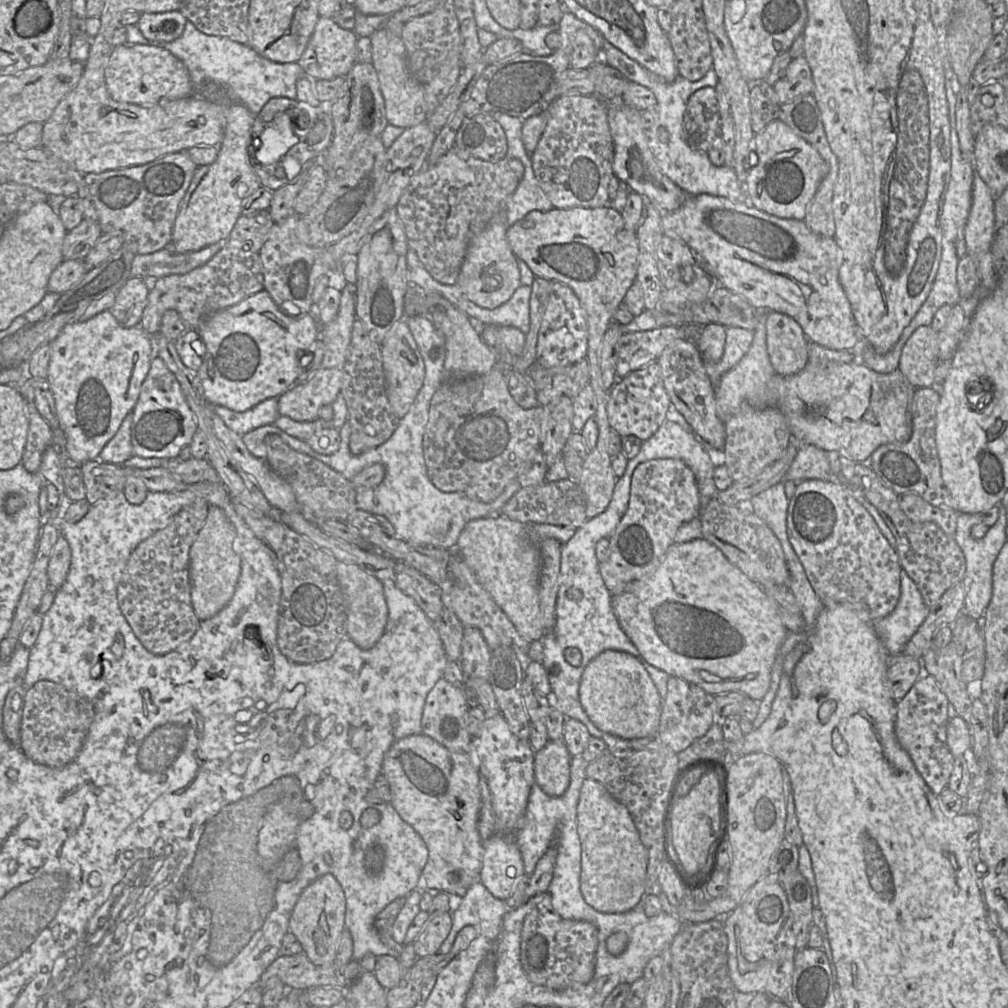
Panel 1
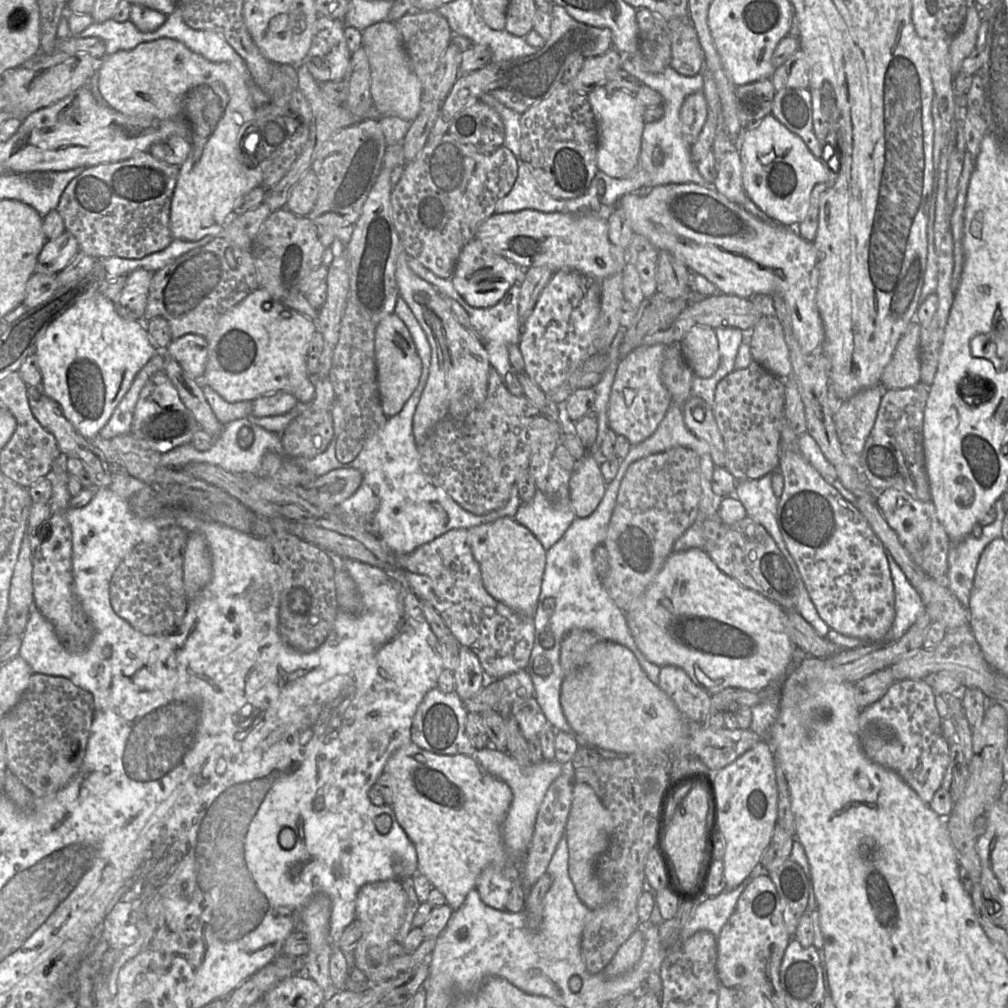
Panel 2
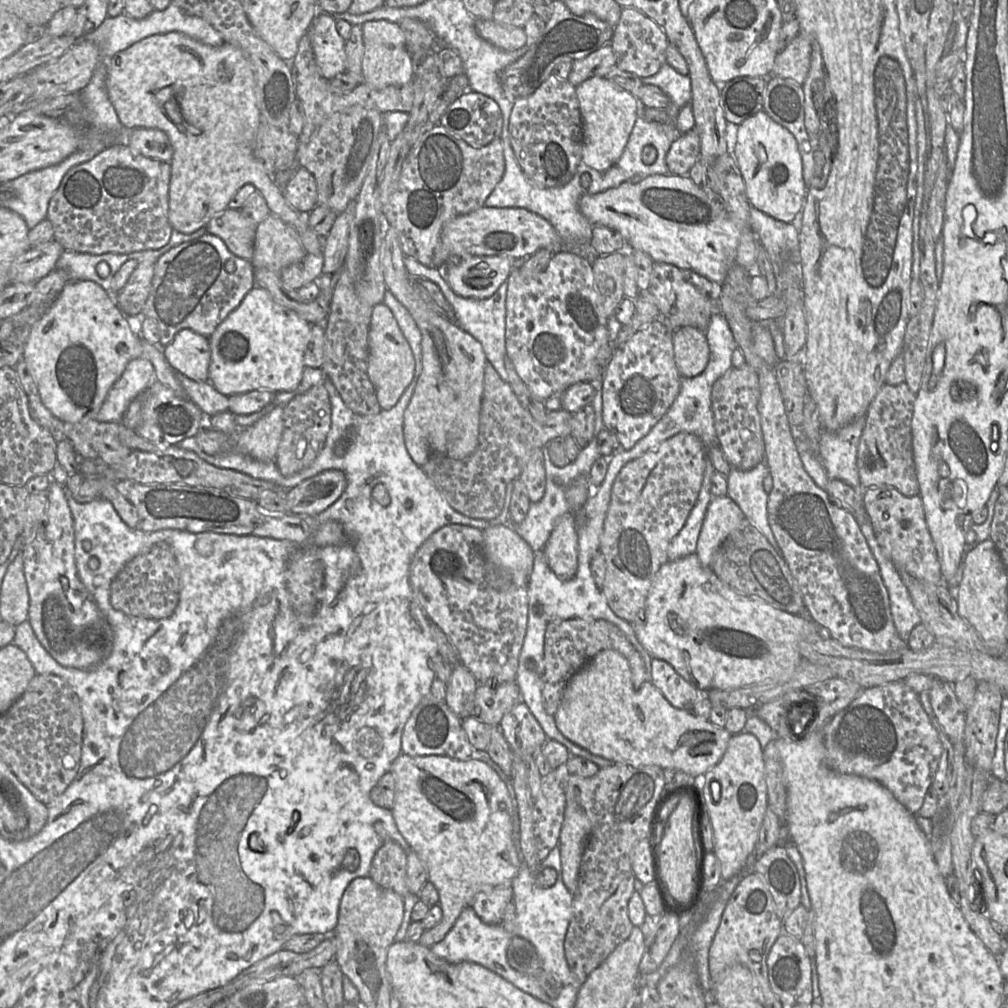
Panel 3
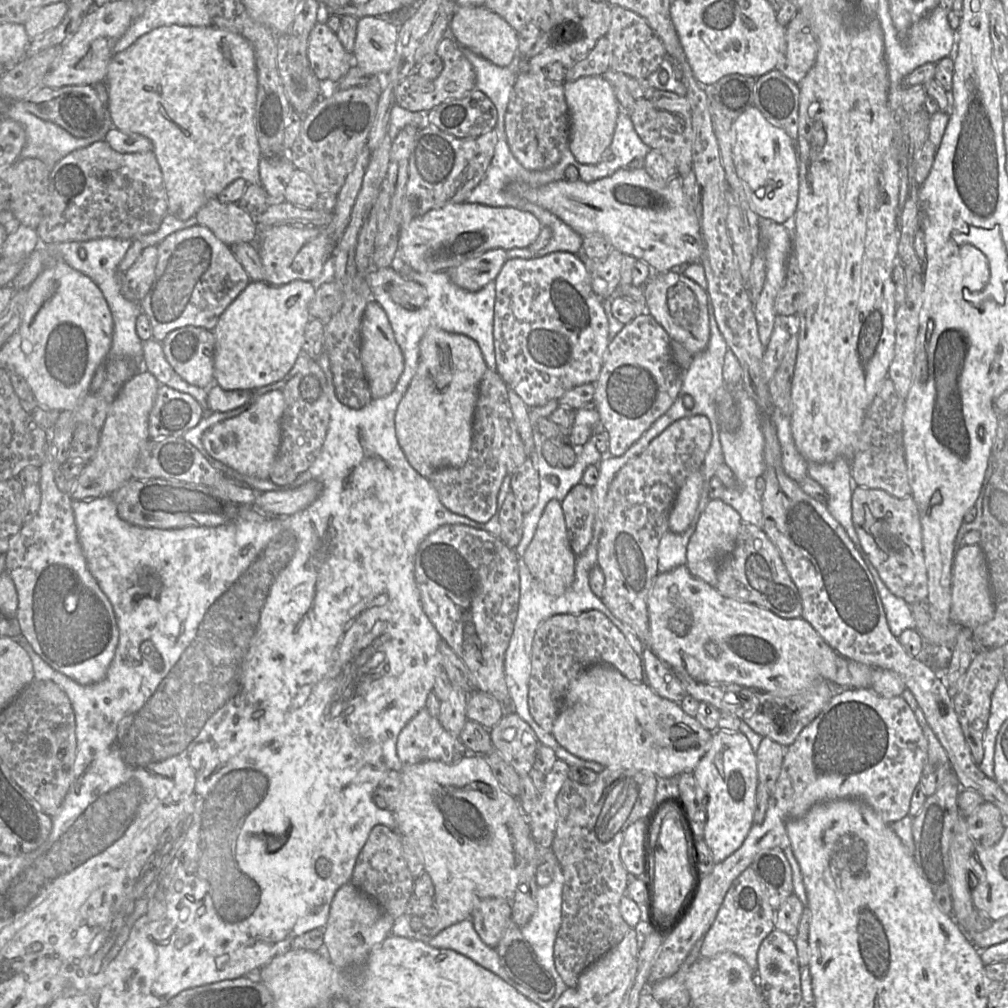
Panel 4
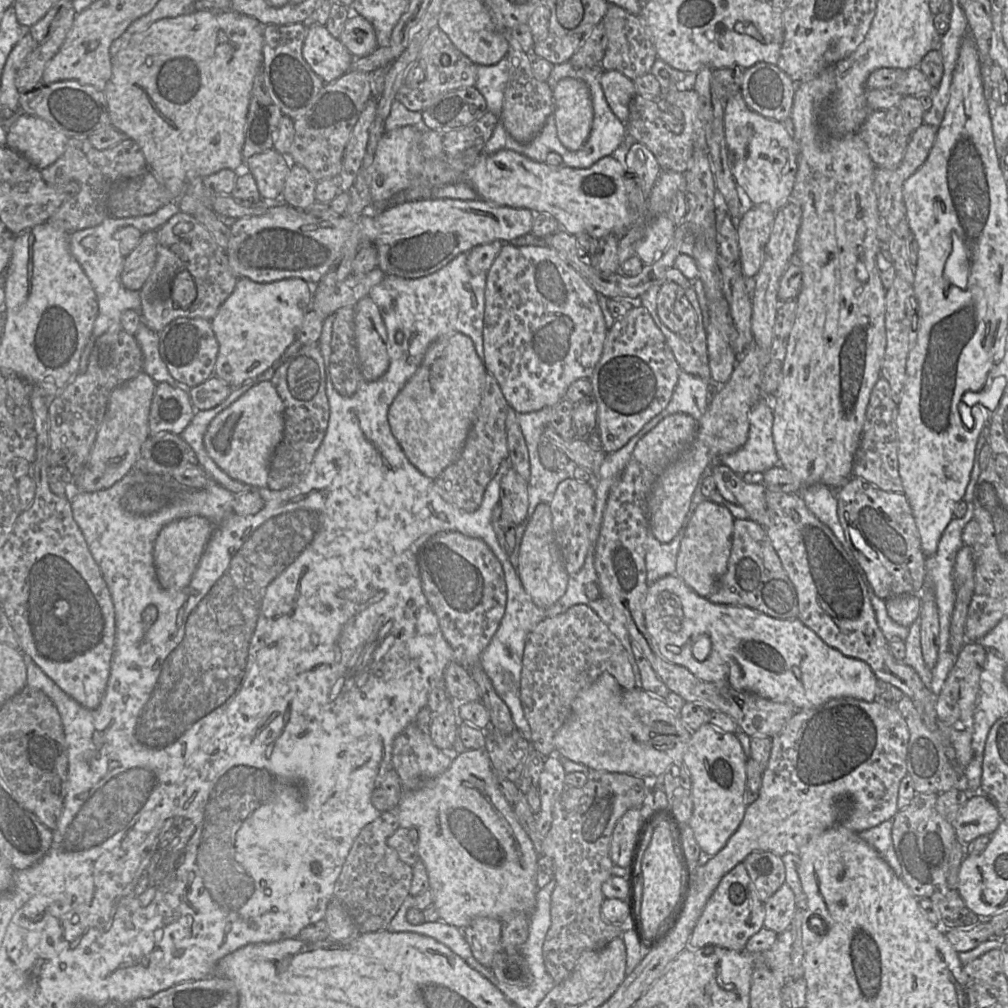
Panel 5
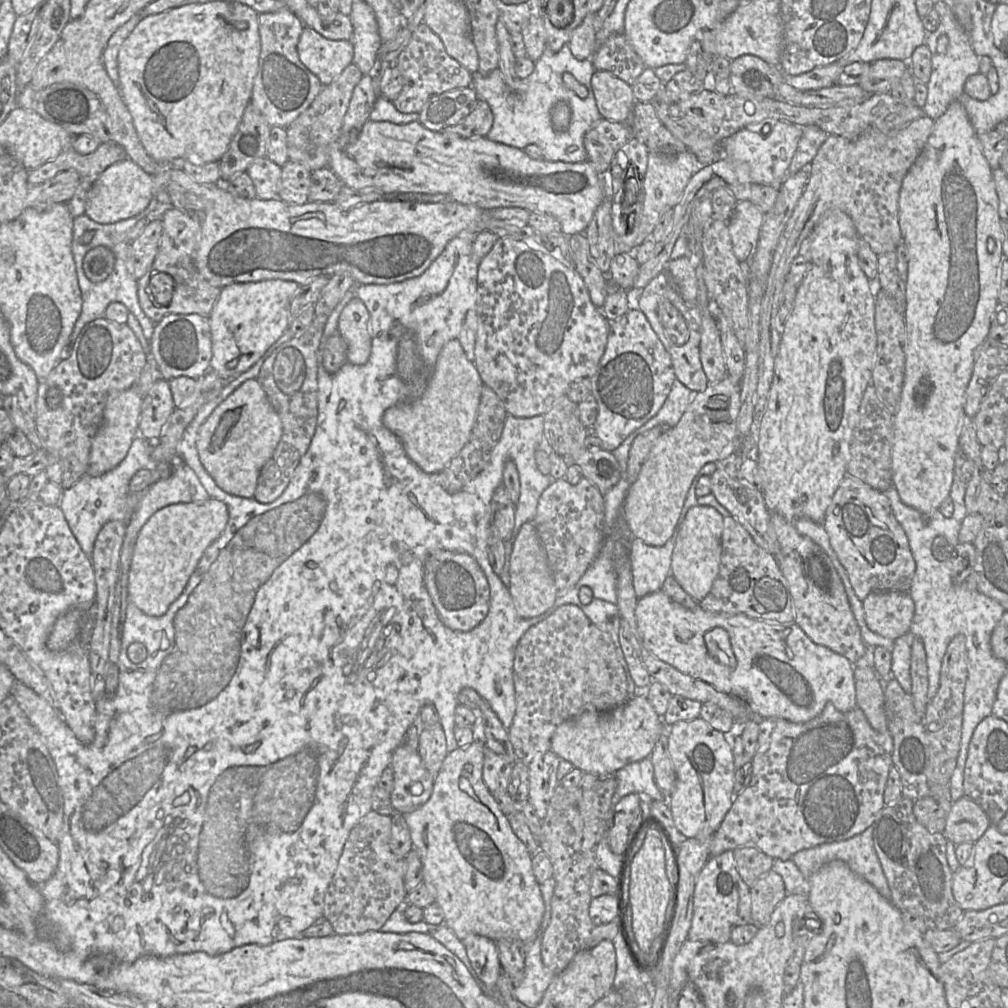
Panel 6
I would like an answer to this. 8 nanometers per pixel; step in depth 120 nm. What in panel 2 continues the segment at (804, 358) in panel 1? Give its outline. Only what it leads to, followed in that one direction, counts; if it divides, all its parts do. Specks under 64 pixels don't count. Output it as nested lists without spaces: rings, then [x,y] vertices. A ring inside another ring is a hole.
[[[774,314],[763,316],[746,334],[744,342],[749,343],[753,360],[767,371],[782,379],[792,376],[783,327]]]

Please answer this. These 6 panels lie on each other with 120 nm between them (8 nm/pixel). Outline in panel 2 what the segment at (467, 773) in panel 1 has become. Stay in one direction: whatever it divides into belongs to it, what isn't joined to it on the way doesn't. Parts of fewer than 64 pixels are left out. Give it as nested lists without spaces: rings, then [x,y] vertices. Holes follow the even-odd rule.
[[[410,742],[398,749],[388,760],[384,772],[391,778],[394,793],[393,811],[397,821],[413,843],[418,859],[417,872],[424,875],[434,888],[439,890],[445,898],[445,904],[452,911],[457,910],[464,902],[468,892],[477,885],[477,879],[484,868],[491,864],[508,864],[510,862],[502,841],[502,822],[512,801],[509,786],[495,775],[488,772],[474,756],[458,754],[443,755],[424,750]]]

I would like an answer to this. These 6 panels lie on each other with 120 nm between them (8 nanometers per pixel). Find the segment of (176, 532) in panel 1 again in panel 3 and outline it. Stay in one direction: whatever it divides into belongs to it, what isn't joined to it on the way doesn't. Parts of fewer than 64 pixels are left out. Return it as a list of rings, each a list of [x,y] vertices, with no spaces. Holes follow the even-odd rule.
[[[160,542],[130,560],[111,584],[112,606],[131,616],[165,619],[172,616],[180,599],[180,570],[172,547]]]

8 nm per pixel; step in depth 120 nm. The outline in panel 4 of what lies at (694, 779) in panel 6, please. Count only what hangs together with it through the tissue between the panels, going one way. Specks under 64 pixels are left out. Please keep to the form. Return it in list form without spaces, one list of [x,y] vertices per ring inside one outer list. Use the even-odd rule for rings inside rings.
[[[718,729],[712,732],[708,750],[694,769],[693,776],[706,796],[707,820],[703,840],[712,853],[714,863],[720,863],[740,848],[754,824],[758,786],[756,754],[747,737],[739,730],[722,731]]]

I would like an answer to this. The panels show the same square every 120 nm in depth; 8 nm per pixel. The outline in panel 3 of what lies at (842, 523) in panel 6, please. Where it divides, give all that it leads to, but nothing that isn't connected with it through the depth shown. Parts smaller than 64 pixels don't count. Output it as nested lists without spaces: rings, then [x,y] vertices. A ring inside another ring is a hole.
[[[892,486],[868,488],[863,491],[863,504],[883,555],[889,559],[898,572],[905,571],[911,576],[932,584],[944,582],[935,545],[927,527],[923,502],[918,496],[904,496]]]

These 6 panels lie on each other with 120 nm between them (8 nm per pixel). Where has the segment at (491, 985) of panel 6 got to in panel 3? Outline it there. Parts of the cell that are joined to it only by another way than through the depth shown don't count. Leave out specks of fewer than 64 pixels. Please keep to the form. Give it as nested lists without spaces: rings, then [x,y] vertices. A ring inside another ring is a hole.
[[[512,883],[484,888],[477,892],[470,904],[482,922],[500,924],[507,904],[512,900]]]

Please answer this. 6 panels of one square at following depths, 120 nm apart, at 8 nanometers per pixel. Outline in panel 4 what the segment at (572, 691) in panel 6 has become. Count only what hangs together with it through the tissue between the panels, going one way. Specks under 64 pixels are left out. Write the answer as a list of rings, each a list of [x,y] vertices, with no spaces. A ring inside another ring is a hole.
[[[600,611],[557,614],[541,623],[532,644],[528,707],[543,730],[552,733],[570,682],[583,669],[598,663],[614,666],[633,683],[645,682],[645,669],[640,657],[621,631]]]

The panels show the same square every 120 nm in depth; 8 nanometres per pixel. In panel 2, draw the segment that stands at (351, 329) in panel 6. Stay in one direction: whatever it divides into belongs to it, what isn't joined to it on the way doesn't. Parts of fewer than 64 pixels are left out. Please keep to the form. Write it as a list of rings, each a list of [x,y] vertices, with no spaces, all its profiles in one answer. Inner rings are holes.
[[[395,314],[384,317],[375,328],[375,361],[381,404],[386,417],[398,414],[419,384],[422,362],[413,339]]]

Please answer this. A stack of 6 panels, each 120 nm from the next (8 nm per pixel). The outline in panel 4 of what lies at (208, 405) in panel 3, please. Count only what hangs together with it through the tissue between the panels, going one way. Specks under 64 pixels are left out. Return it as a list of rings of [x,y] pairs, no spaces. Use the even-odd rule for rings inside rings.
[[[151,338],[142,343],[142,369],[150,372],[160,385],[167,385],[195,398],[205,408],[208,390],[191,385],[183,380],[167,362],[162,343]]]

